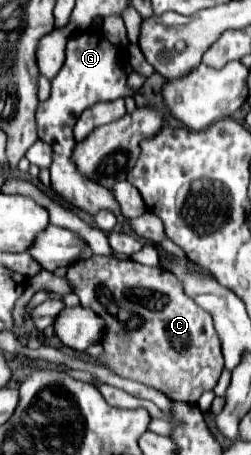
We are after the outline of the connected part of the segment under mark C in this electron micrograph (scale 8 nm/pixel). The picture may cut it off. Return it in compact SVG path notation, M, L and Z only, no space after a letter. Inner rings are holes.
M91 256L81 264L69 266L65 274L69 286L79 296L81 306L91 308L105 318L105 354L99 358L117 376L141 382L155 390L161 390L171 400L185 400L195 404L205 390L213 390L221 372L223 356L217 332L213 328L213 316L195 304L183 290L183 284L165 268L149 268L133 260L119 260L115 256Z

